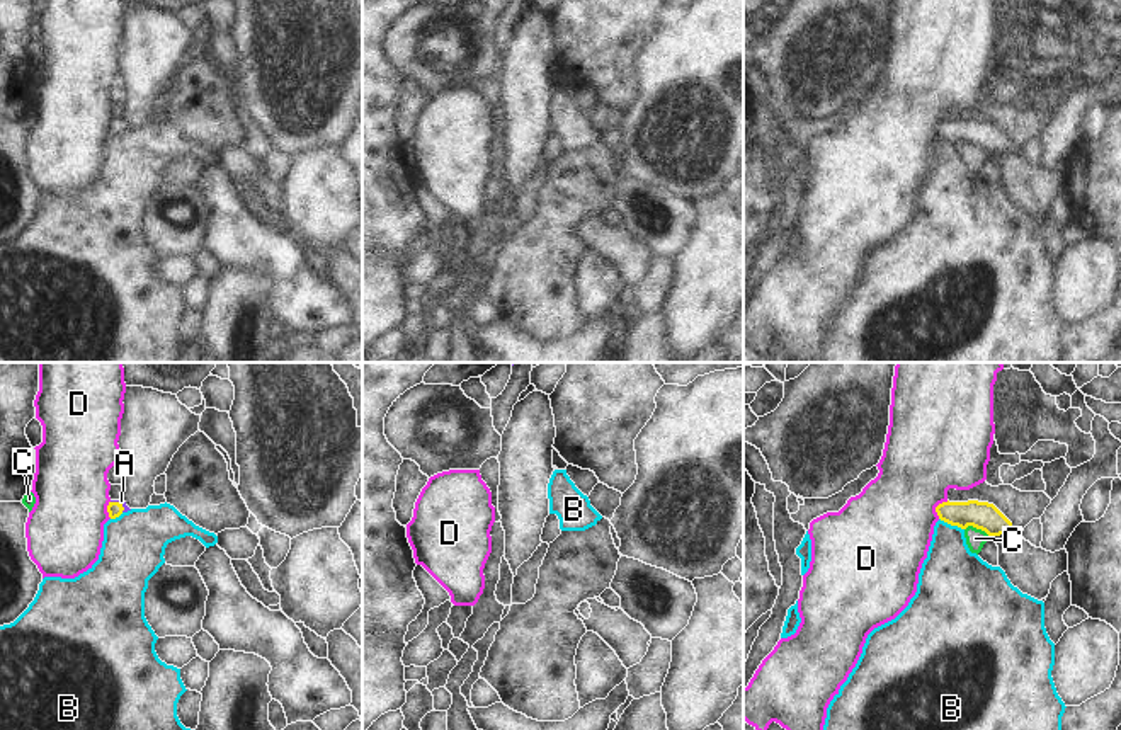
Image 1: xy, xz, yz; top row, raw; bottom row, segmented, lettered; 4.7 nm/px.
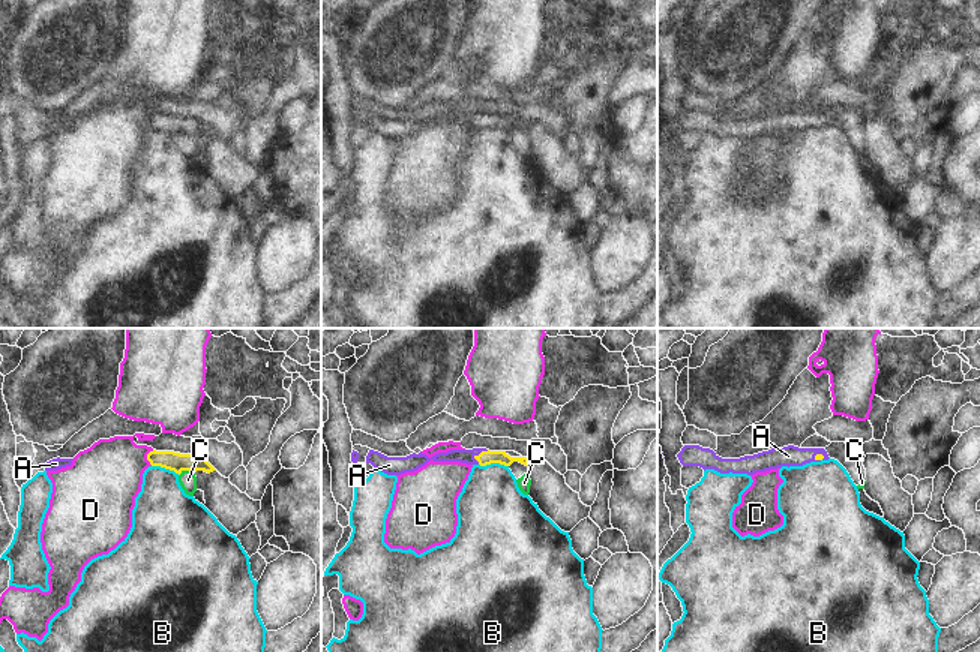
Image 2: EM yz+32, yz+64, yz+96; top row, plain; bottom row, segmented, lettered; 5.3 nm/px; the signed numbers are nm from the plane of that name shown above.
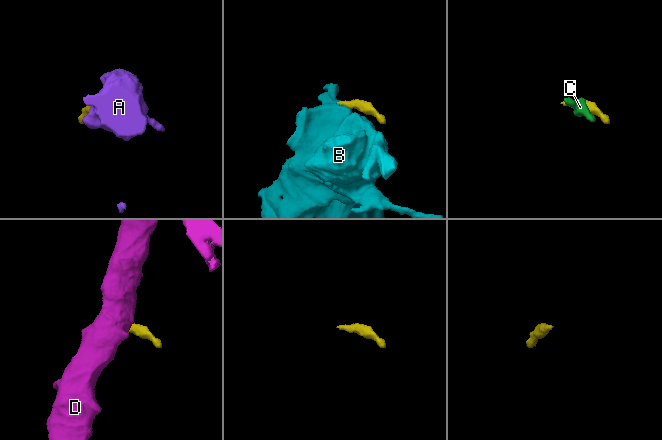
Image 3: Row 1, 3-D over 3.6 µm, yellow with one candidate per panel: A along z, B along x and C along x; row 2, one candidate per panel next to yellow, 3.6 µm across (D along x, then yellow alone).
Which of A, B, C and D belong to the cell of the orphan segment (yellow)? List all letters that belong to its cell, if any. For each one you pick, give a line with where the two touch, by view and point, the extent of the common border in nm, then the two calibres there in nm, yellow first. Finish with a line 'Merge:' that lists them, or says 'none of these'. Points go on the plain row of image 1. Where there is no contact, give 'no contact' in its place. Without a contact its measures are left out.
A: contact xy (118, 121); length 80 nm; calibres 70 and 30 nm
Merge: A

